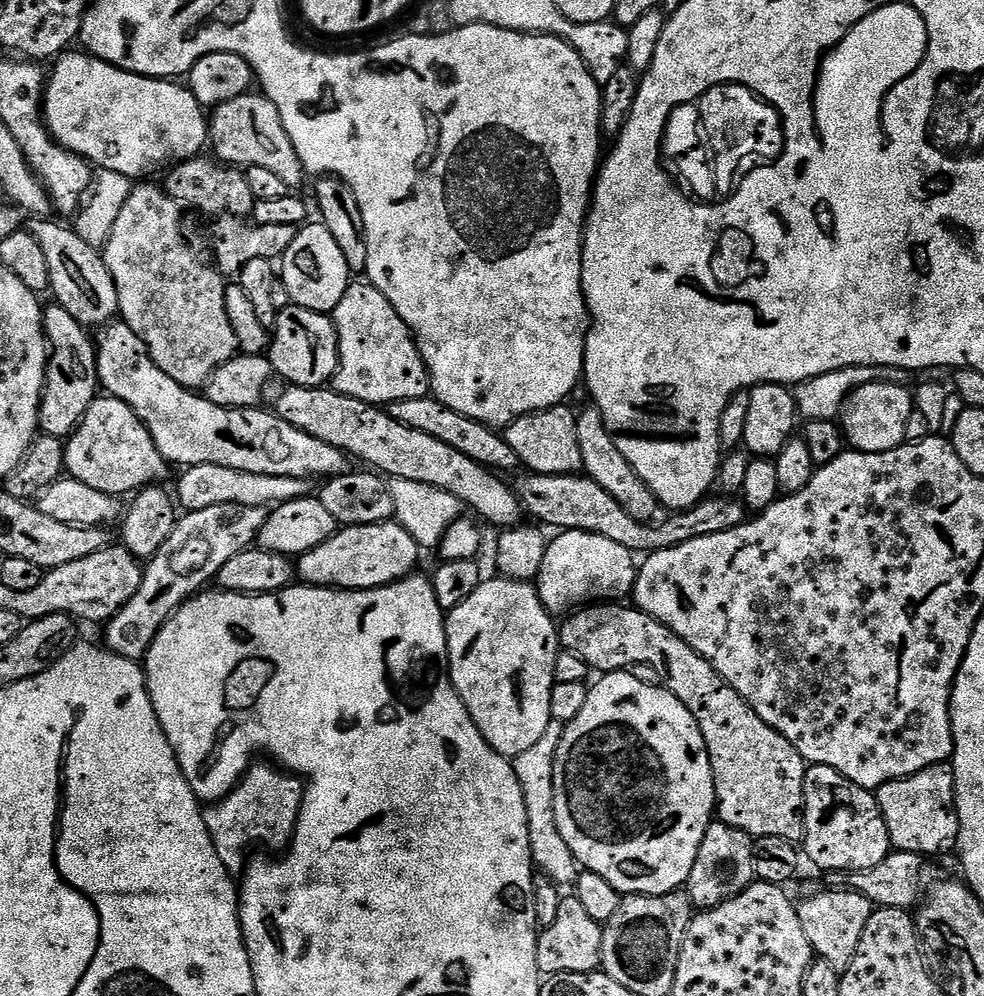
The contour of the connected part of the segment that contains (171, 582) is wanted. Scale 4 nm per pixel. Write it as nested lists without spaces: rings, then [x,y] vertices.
[[[228,504],[209,506],[204,510],[185,511],[177,519],[170,538],[147,561],[142,586],[138,594],[107,621],[103,643],[109,652],[116,652],[127,660],[143,661],[150,650],[158,630],[171,616],[205,587],[215,581],[218,570],[242,550],[253,547],[259,541],[260,531],[268,517],[268,508]]]

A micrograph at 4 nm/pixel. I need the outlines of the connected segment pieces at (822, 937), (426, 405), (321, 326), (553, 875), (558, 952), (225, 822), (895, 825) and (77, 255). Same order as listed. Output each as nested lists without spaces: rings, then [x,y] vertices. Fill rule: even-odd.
[[[849,888],[842,890],[828,890],[820,892],[797,907],[799,921],[810,940],[813,953],[821,960],[837,970],[848,968],[857,952],[858,942],[861,941],[862,932],[869,922],[870,914],[874,911],[871,900],[860,892]]]
[[[434,396],[394,401],[387,405],[386,410],[395,421],[438,438],[440,442],[453,447],[454,450],[461,451],[462,454],[466,454],[468,458],[474,459],[480,465],[486,465],[498,472],[507,472],[506,470],[512,470],[519,465],[518,456],[510,448],[503,435],[489,425],[478,423],[477,420],[466,418],[457,411],[450,410]]]
[[[293,303],[281,307],[270,329],[270,343],[266,353],[272,371],[289,385],[298,388],[322,388],[333,379],[339,366],[339,338],[331,315],[303,309]]]
[[[553,718],[544,739],[514,757],[512,769],[514,774],[518,774],[518,786],[522,786],[533,865],[556,885],[572,886],[577,881],[578,865],[570,846],[566,846],[562,834],[558,834],[558,822],[554,818],[554,758],[558,754],[565,727],[563,719],[560,721],[560,718]]]
[[[575,894],[565,895],[561,899],[554,922],[545,927],[536,937],[536,961],[545,977],[557,976],[558,974],[586,974],[587,972],[595,972],[601,967],[604,924],[601,921],[596,921],[592,917],[592,912],[593,909],[580,902]]]
[[[256,762],[244,773],[229,796],[223,796],[204,808],[206,830],[210,830],[214,850],[218,850],[218,859],[233,878],[243,877],[251,848],[261,844],[264,848],[287,849],[291,845],[304,801],[305,787],[301,777],[271,763]]]
[[[951,763],[935,764],[926,770],[918,770],[918,774],[891,780],[875,789],[874,793],[895,851],[913,852],[918,857],[927,858],[940,856],[957,847],[960,823],[956,813],[956,779]]]
[[[34,218],[29,225],[27,223],[26,228],[45,251],[53,299],[84,327],[100,328],[111,323],[119,313],[120,303],[117,287],[106,269],[103,255],[99,249],[87,245],[73,227],[62,226],[51,220]]]

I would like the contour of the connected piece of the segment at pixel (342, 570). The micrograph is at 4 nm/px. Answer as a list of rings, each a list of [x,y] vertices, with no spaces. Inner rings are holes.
[[[371,524],[370,526],[341,527],[322,546],[314,546],[302,554],[294,564],[305,585],[313,588],[355,590],[357,588],[381,588],[413,575],[416,559],[422,555],[419,544],[406,534],[401,524]]]

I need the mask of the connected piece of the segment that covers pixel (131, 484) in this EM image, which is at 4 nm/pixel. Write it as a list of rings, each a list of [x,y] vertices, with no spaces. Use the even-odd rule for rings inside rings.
[[[107,394],[97,395],[75,432],[67,437],[64,466],[69,477],[86,483],[91,489],[100,490],[102,494],[119,498],[159,485],[170,471],[168,461],[150,436],[150,430],[146,430],[134,410],[130,410],[126,402]]]

